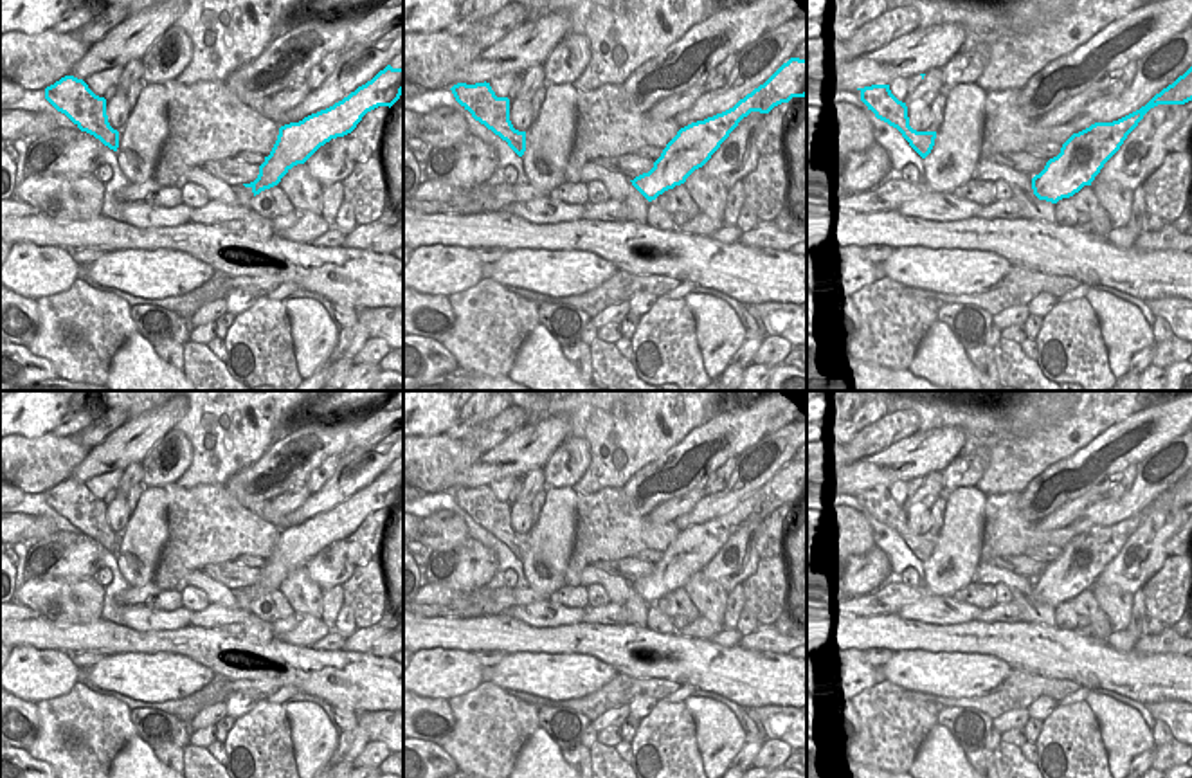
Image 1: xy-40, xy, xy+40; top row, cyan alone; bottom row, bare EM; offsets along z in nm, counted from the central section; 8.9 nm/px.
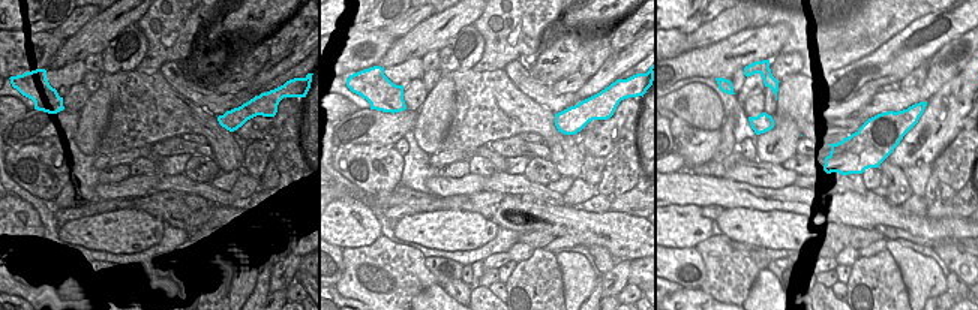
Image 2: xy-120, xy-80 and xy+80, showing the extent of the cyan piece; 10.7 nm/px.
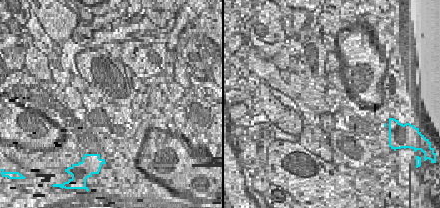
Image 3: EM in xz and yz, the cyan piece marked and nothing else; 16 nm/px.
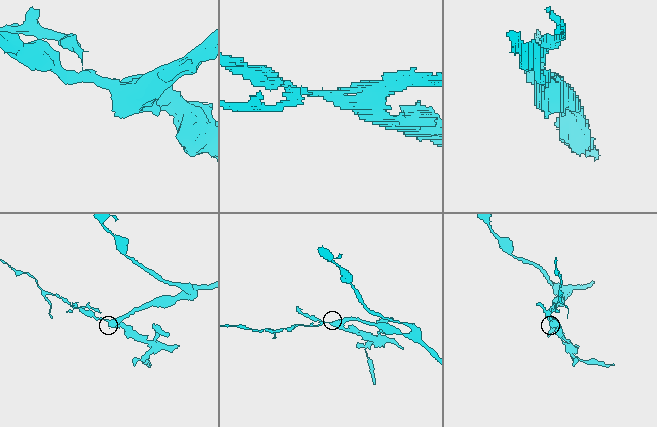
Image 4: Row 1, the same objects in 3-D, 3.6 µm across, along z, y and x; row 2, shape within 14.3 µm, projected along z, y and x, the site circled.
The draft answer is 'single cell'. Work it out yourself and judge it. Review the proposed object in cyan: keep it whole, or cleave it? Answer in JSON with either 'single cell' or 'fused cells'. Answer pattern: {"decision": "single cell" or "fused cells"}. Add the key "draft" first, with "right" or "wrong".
{"draft": "wrong", "decision": "fused cells"}

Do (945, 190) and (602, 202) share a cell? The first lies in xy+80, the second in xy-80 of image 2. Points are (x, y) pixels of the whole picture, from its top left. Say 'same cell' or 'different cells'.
different cells

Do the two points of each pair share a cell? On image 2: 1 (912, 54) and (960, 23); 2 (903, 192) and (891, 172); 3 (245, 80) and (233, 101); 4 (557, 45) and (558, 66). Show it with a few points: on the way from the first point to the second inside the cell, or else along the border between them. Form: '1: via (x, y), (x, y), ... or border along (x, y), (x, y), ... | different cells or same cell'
1: via (924, 47), (948, 32) | same cell
2: via (899, 187), (896, 177) | same cell
3: border along (212, 87), (219, 93), (246, 89) | different cells
4: via (558, 50), (558, 62) | same cell

